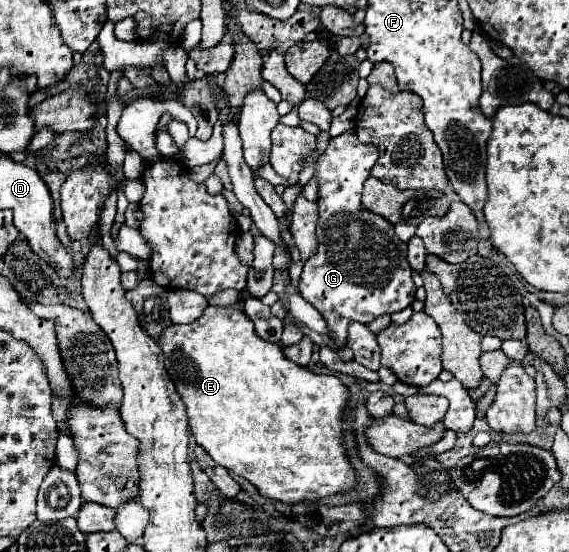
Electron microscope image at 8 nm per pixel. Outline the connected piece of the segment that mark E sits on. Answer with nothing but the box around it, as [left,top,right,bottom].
[157,304,355,504]

